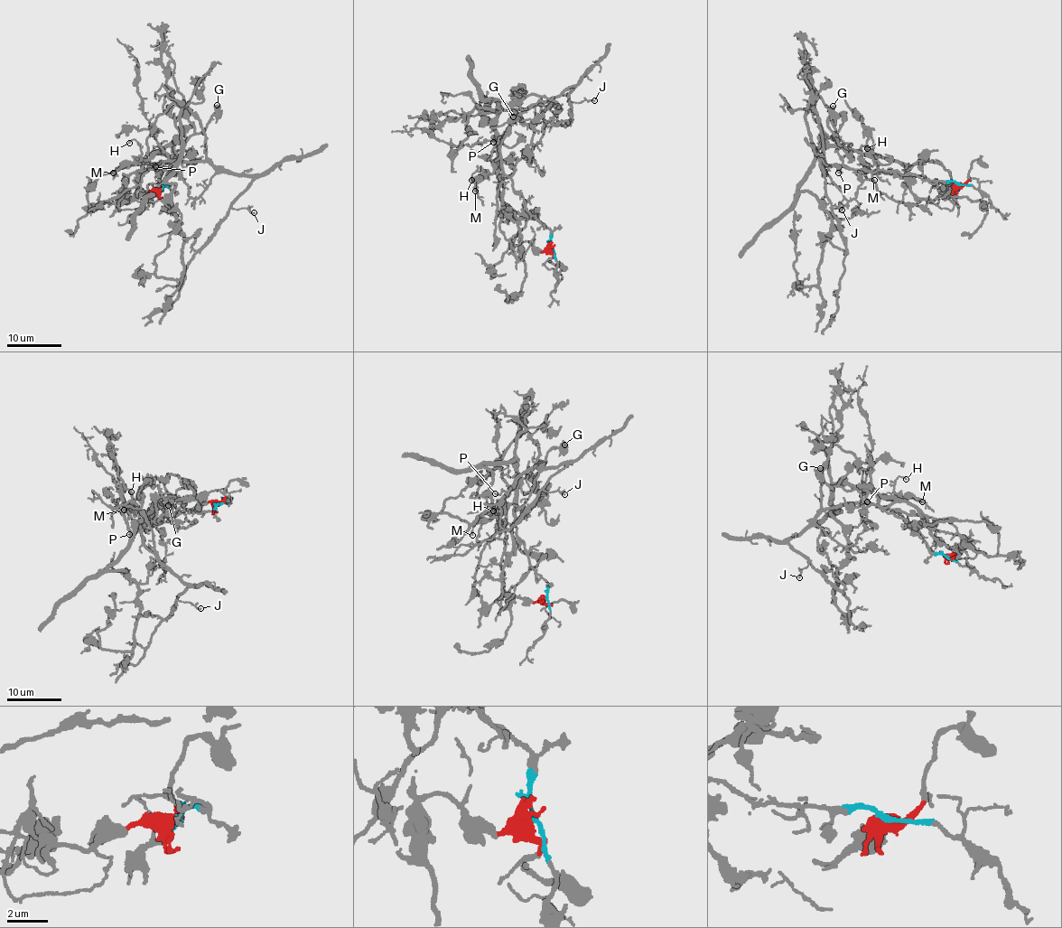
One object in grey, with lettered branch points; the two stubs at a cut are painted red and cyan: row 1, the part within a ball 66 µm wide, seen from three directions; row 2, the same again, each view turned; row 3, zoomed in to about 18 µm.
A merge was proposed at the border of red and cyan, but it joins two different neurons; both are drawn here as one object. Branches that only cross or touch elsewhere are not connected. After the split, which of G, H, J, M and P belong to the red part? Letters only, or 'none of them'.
G, H, M

